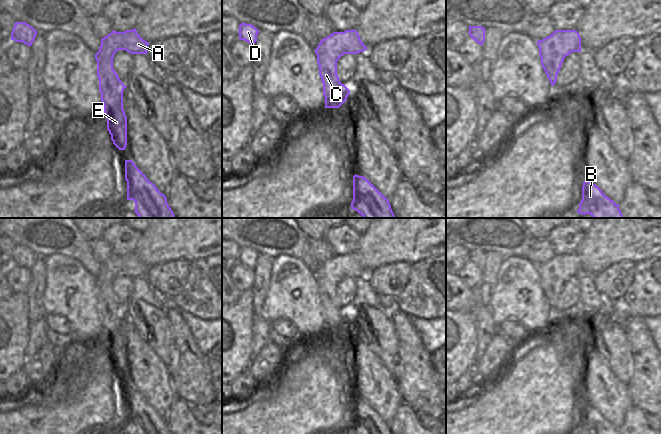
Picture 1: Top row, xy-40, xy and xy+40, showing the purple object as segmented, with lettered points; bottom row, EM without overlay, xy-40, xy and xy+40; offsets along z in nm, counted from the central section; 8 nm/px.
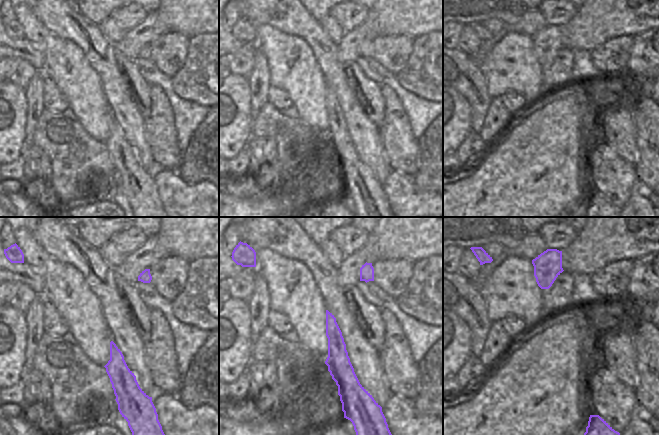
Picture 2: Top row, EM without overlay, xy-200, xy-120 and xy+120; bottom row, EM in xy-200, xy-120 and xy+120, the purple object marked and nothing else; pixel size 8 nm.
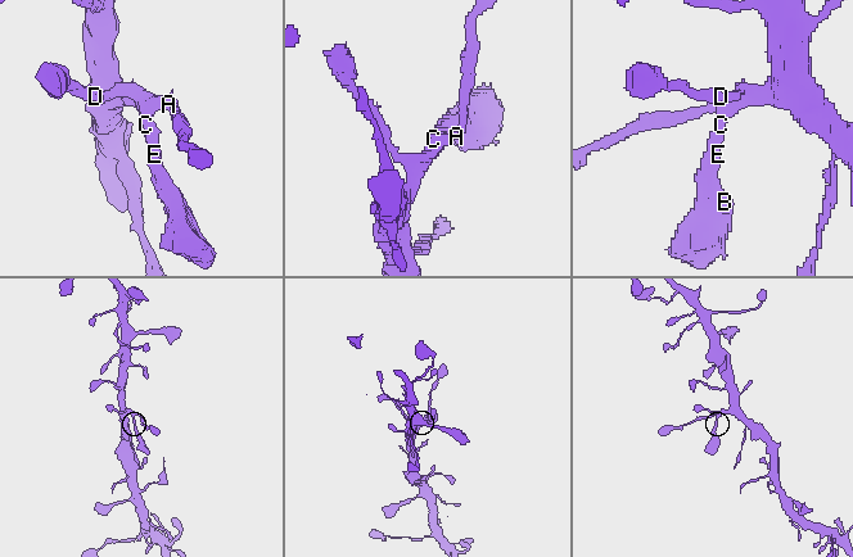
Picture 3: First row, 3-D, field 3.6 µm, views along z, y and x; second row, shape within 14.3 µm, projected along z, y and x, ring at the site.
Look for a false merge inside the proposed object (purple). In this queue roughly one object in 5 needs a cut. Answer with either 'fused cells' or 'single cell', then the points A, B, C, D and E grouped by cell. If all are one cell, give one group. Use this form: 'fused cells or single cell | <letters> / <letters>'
single cell | A B C D E

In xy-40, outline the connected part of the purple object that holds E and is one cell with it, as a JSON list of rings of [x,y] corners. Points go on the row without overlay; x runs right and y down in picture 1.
[[[135,252],[124,256],[113,254],[101,263],[99,275],[95,278],[107,354],[119,374],[125,374],[127,369],[127,341],[123,333],[123,315],[127,310],[113,293],[113,281],[118,274],[126,274],[130,278],[147,278],[148,269],[149,266],[146,266]]]

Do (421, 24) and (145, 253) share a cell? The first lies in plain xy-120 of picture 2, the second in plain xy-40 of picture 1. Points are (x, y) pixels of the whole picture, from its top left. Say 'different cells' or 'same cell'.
same cell

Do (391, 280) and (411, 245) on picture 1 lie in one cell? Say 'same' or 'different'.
different

